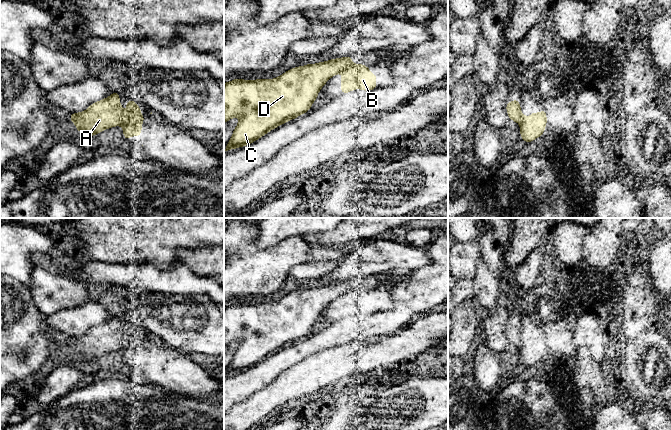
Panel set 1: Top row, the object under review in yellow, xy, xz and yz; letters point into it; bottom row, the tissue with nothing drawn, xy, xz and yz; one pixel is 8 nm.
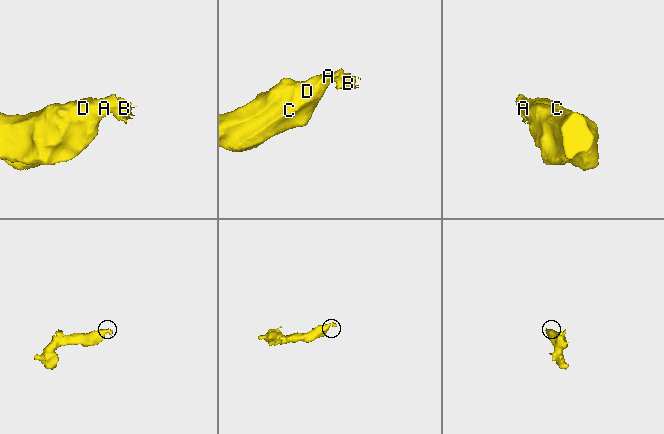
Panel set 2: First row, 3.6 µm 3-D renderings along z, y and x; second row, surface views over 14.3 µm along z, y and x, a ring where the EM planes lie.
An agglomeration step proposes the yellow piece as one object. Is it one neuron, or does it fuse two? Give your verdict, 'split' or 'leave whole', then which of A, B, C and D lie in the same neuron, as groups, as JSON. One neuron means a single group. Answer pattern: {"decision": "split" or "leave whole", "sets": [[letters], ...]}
{"decision": "split", "sets": [["A", "C", "D"], ["B"]]}

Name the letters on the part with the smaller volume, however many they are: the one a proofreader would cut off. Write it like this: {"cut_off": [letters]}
{"cut_off": ["B"]}

